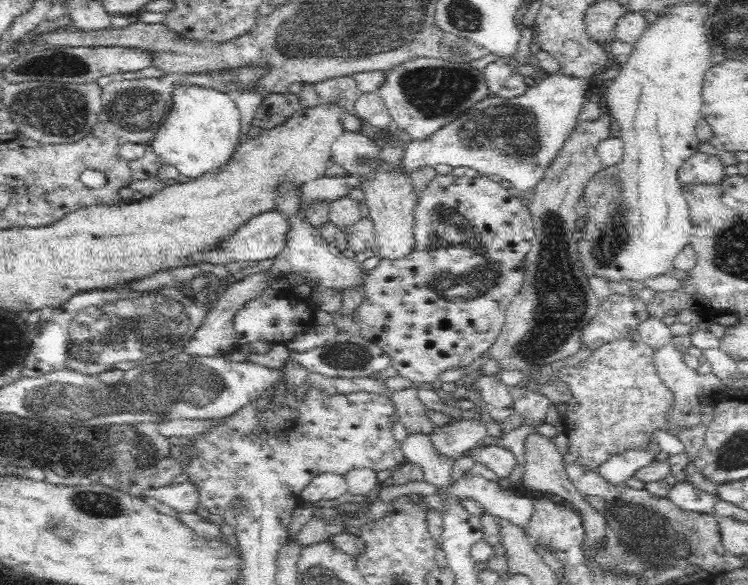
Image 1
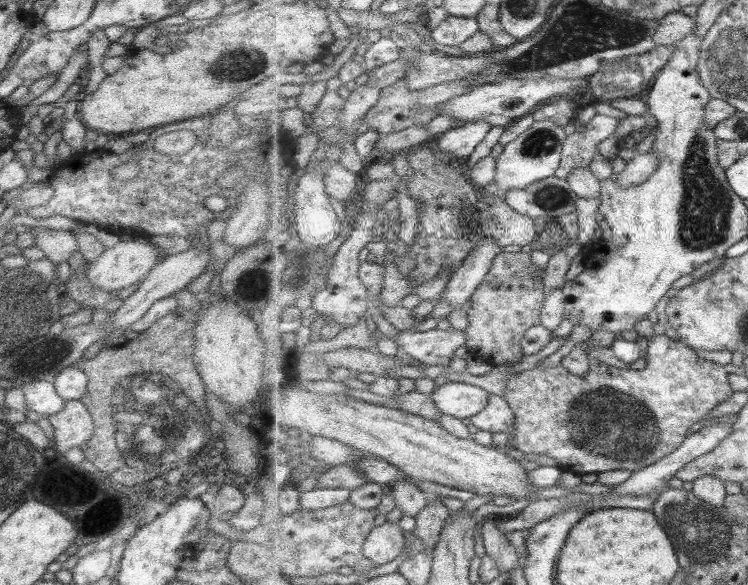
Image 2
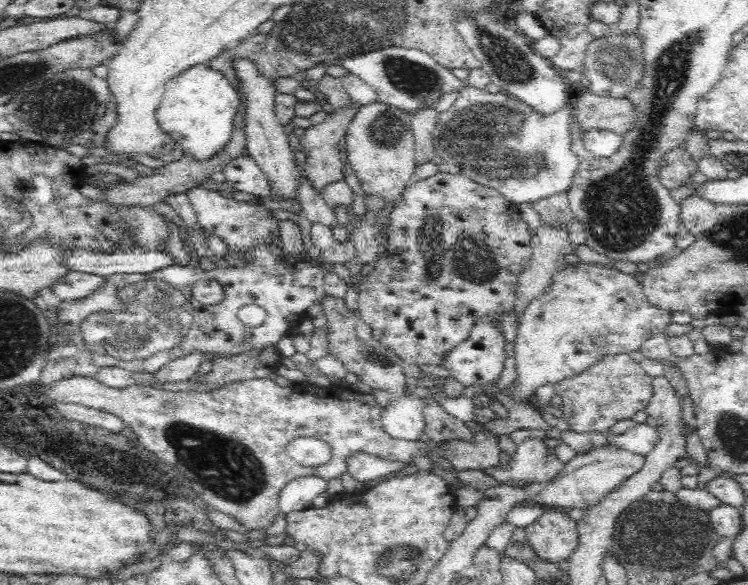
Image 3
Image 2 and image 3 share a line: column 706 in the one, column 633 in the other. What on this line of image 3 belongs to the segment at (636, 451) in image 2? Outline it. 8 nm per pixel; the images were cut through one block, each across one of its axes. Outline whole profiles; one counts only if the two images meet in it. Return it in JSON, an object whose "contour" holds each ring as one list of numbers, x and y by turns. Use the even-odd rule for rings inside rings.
{"contour":[[620,353,606,355,584,372,560,379,553,384,553,389,562,398,563,419,572,432,595,432,609,437,614,424,631,419,646,409,652,396,652,380,639,362,628,353]]}

